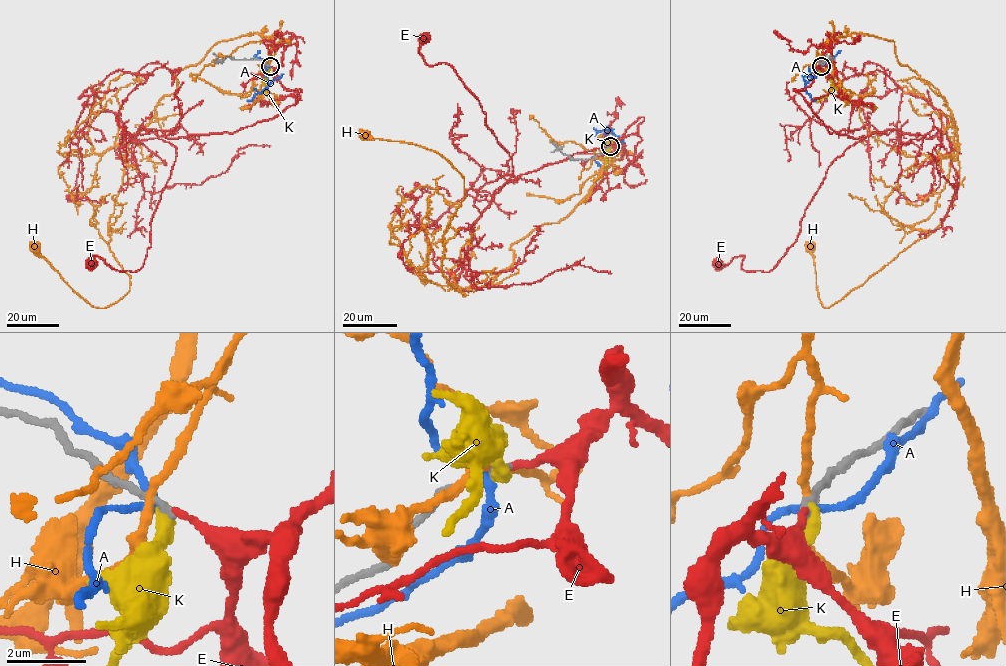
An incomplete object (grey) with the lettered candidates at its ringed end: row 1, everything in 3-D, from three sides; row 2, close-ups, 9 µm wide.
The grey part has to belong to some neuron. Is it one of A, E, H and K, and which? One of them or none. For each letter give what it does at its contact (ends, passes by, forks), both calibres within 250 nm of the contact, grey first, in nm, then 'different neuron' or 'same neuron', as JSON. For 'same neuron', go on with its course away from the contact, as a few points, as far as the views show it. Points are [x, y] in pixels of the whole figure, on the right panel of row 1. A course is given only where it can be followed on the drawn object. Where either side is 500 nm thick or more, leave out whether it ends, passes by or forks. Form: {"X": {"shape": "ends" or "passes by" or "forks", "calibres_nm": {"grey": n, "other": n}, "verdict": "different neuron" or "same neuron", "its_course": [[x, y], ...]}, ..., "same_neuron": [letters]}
{"A": {"shape": "passes by", "calibres_nm": {"grey": 240, "other": 180}, "verdict": "different neuron"}, "E": {"shape": "ends", "calibres_nm": {"grey": 180, "other": 170}, "verdict": "same neuron", "its_course": [[821, 66], [793, 89], [829, 132], [865, 137], [827, 168], [776, 265], [744, 271], [741, 255], [718, 263]]}, "H": {"shape": "passes by", "calibres_nm": {"grey": 240, "other": 200}, "verdict": "different neuron"}, "K": {"shape": "ends", "calibres_nm": {"grey": 200, "other": 400}, "verdict": "different neuron"}, "same_neuron": ["E"]}

